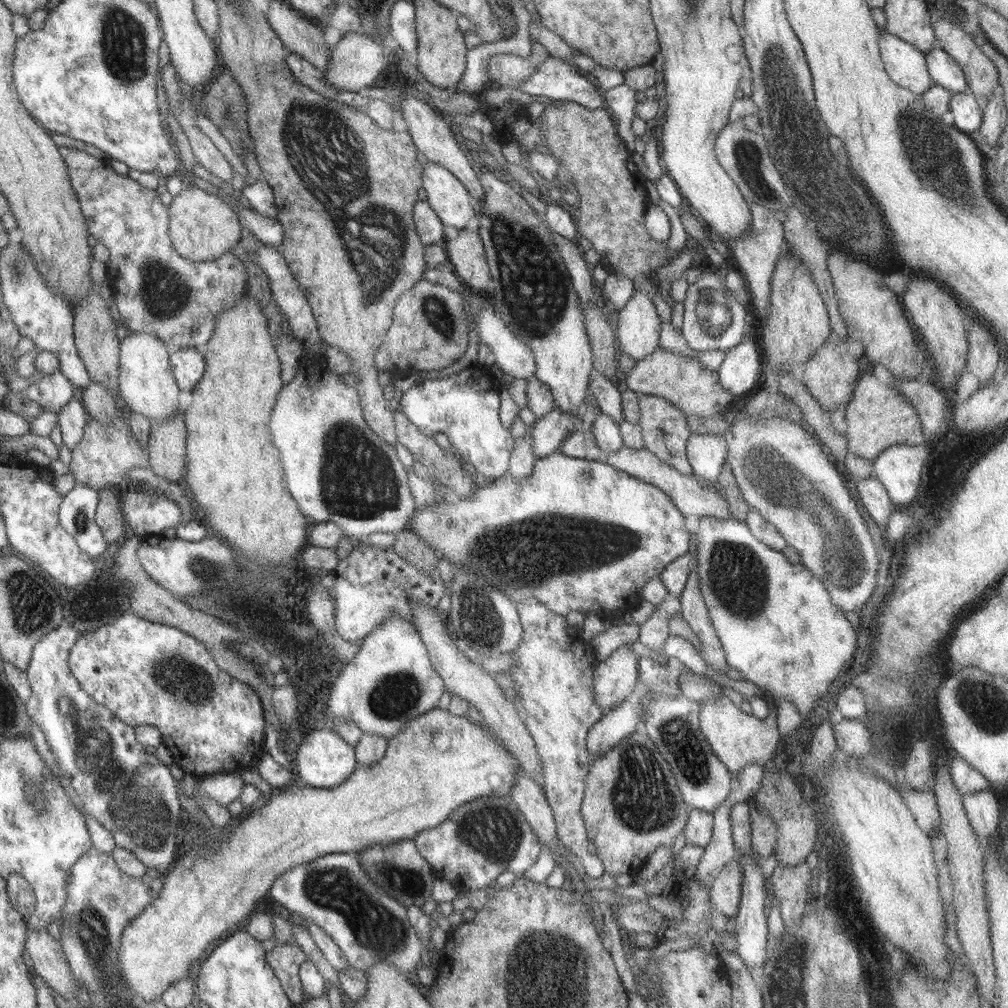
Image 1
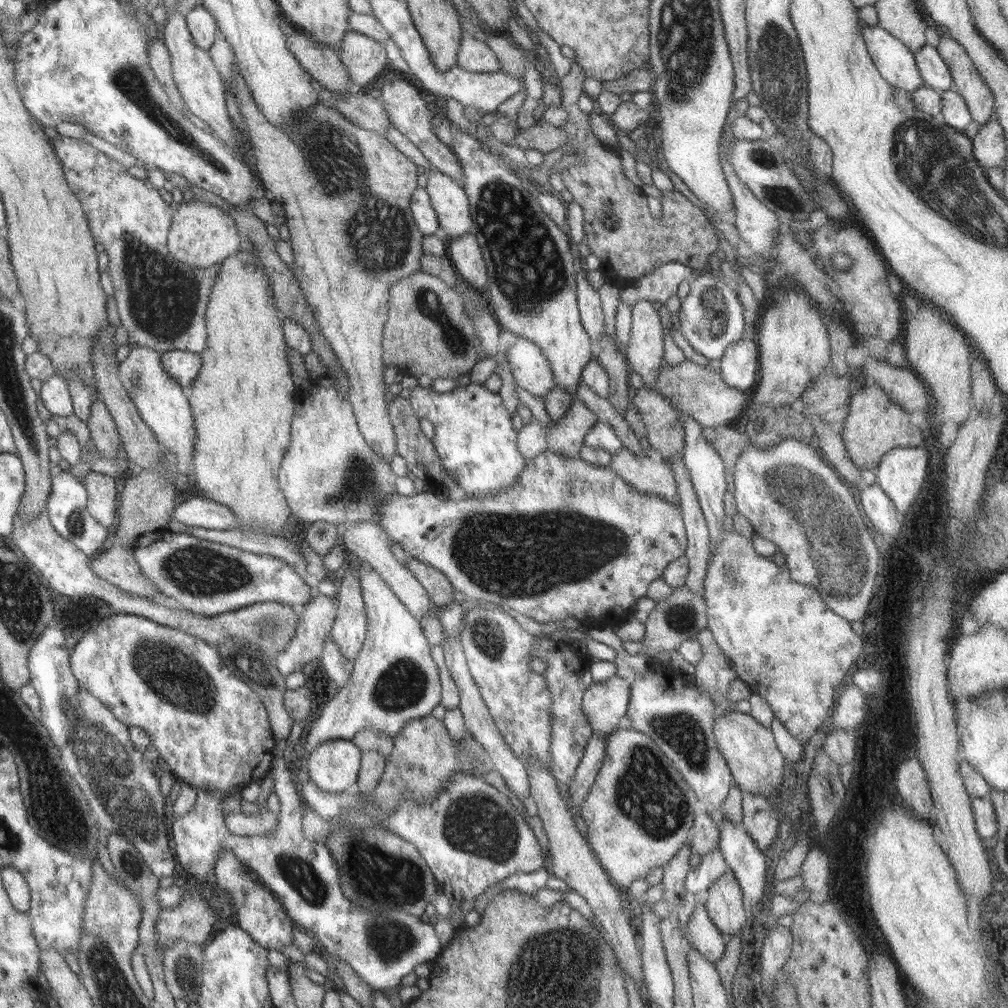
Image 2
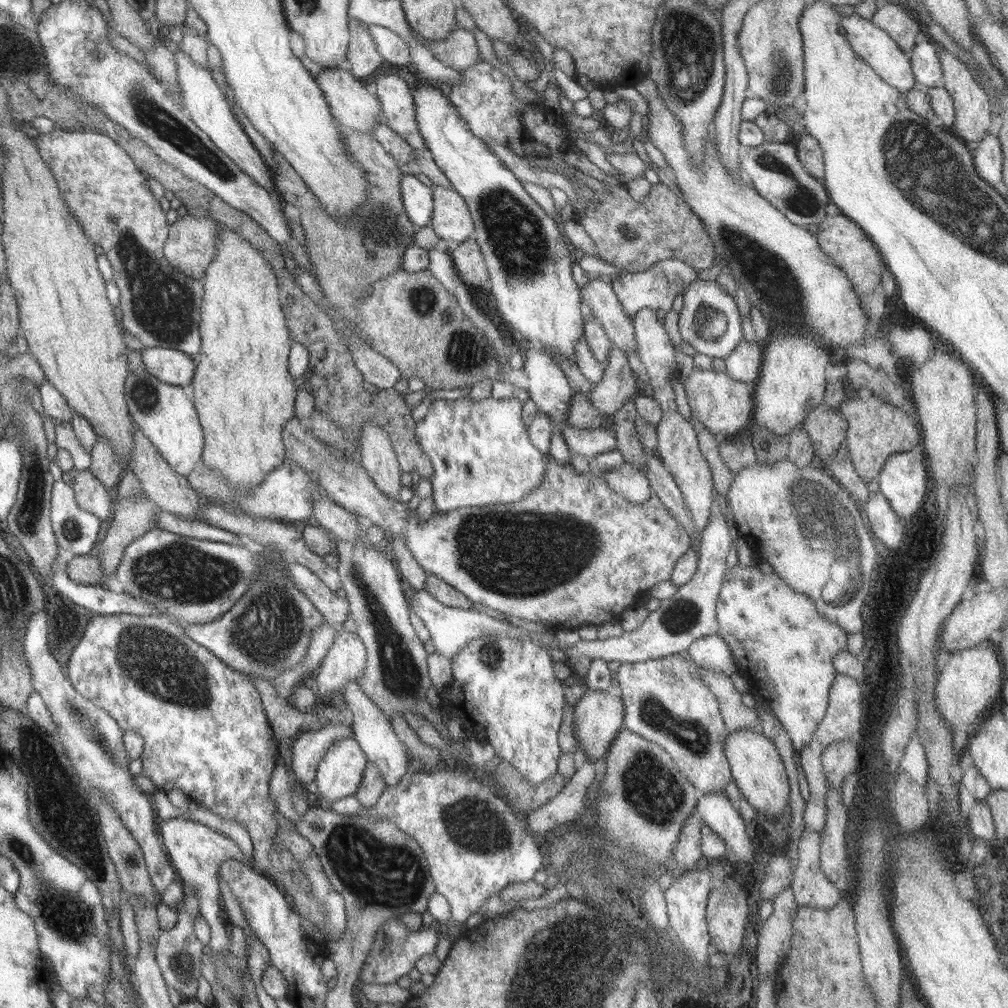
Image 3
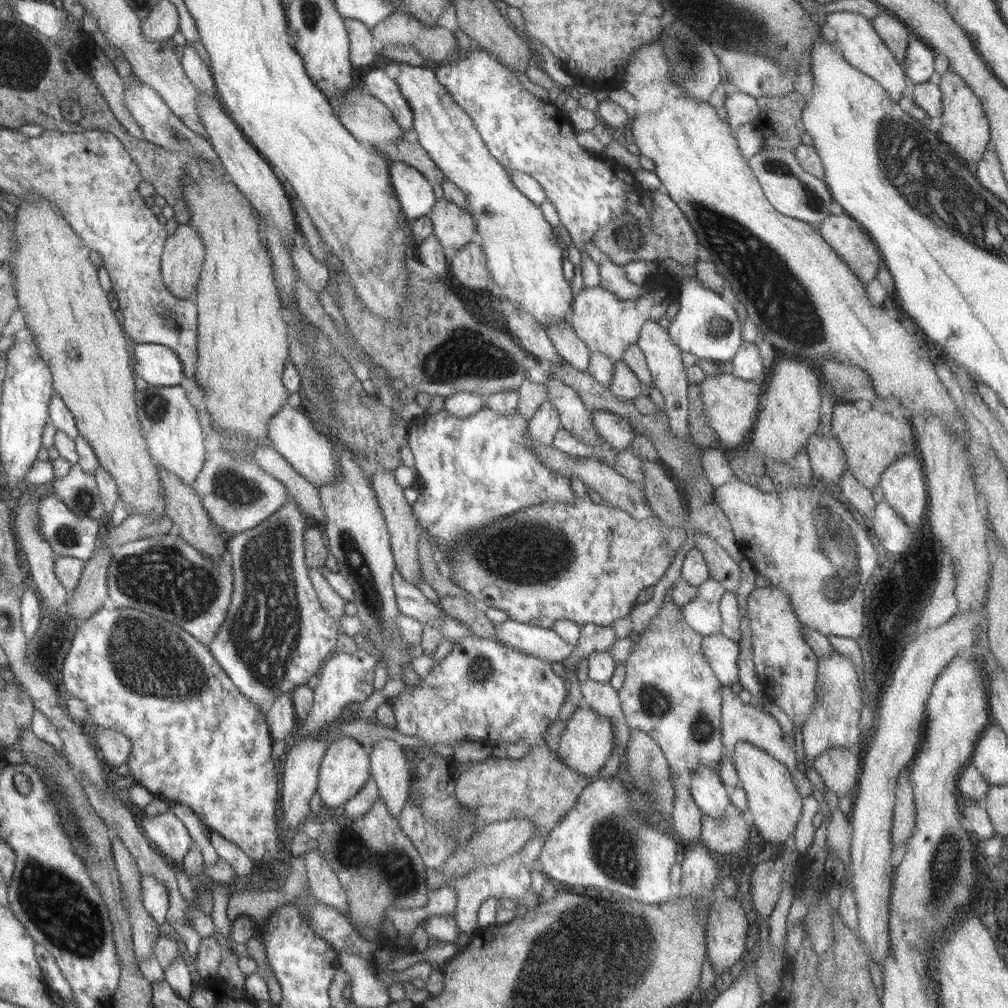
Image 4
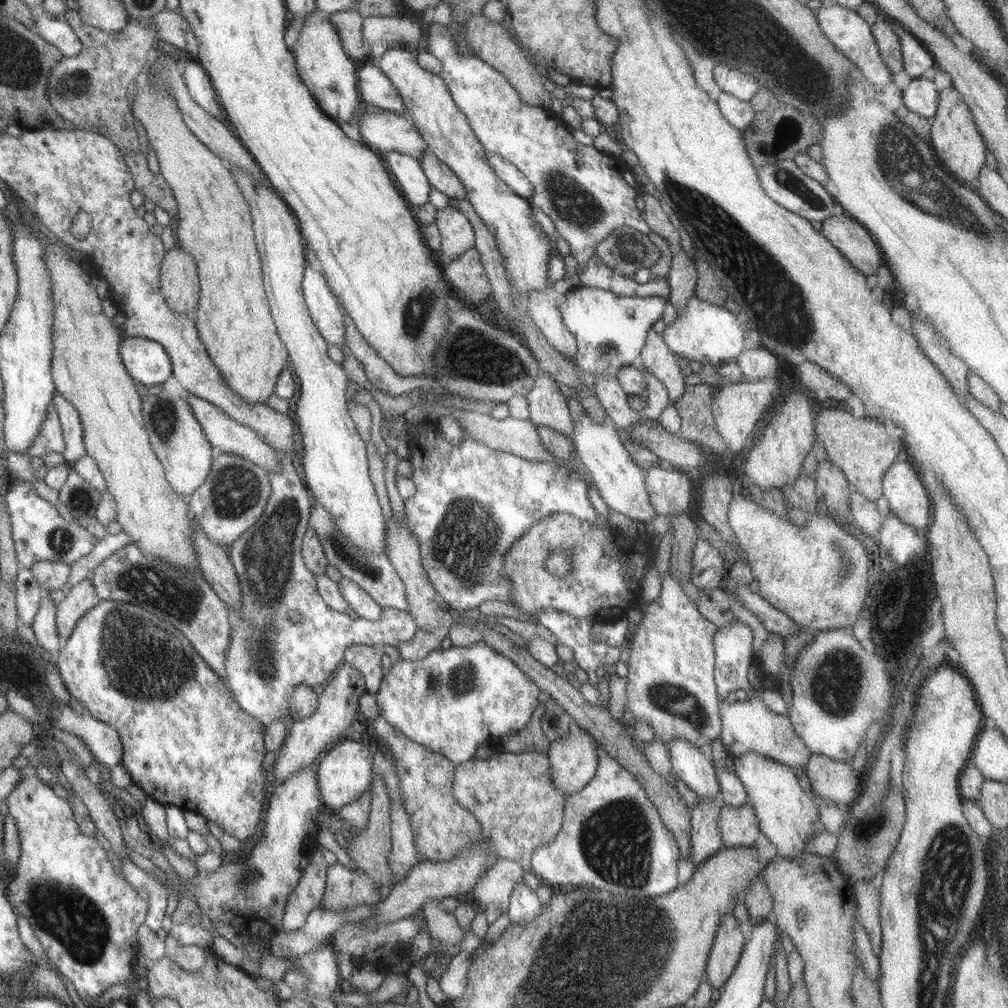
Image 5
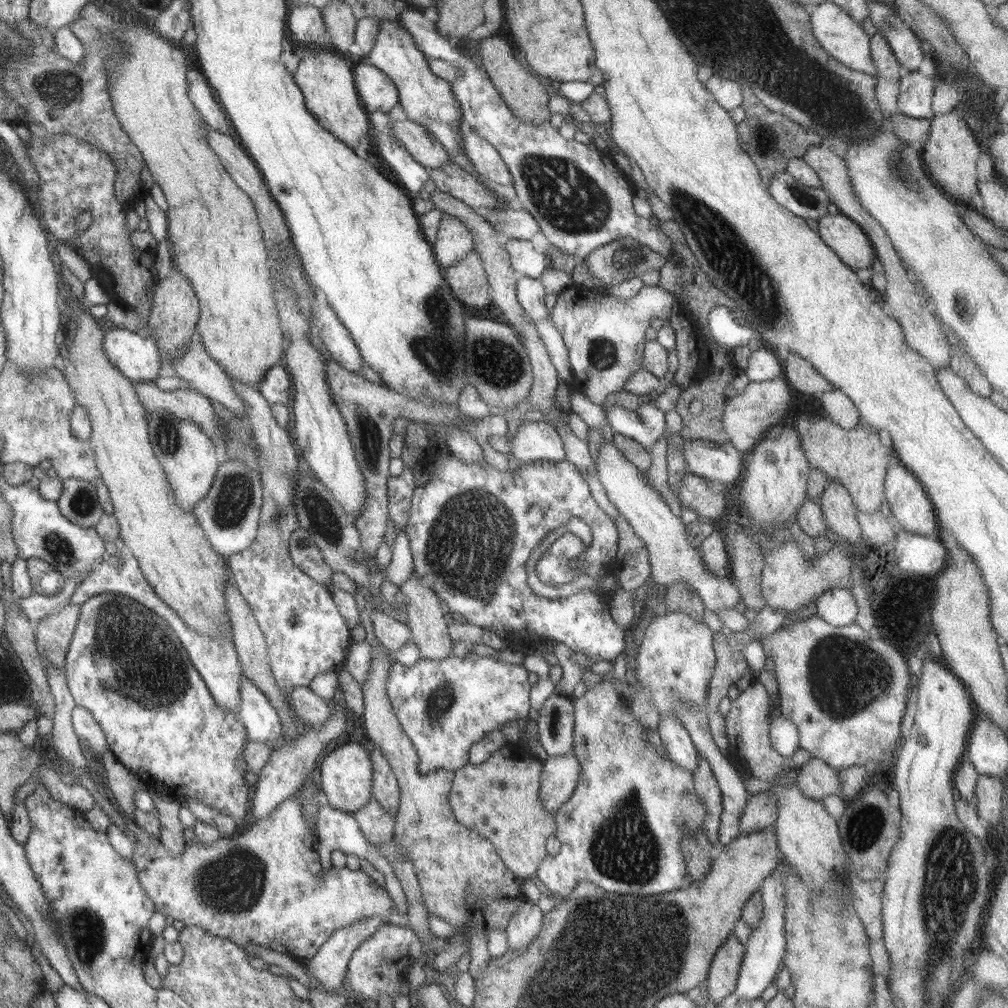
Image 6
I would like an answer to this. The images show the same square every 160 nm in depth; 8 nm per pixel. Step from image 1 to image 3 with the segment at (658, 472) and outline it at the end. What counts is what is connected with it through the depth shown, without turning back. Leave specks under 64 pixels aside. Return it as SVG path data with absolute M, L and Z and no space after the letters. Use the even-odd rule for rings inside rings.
M628 462L616 470L602 471L601 477L616 495L634 504L646 502L652 496L651 485L645 471L635 469Z

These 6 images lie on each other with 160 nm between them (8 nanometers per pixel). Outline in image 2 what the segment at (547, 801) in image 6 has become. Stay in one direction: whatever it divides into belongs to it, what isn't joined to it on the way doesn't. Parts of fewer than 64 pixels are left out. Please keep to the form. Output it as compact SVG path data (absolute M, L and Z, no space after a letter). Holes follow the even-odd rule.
M616 674L606 681L593 683L586 690L583 696L582 709L584 710L584 715L588 717L588 723L590 723L590 729L592 729L594 735L608 736L618 730L620 718L627 714L630 687L631 683L626 682L624 678Z

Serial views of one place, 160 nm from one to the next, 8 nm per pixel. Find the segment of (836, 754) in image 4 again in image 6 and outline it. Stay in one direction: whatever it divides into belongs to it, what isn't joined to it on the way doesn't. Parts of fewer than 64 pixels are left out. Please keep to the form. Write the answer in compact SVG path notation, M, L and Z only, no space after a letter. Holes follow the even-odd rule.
M812 757L808 763L794 771L795 784L805 796L822 802L830 794L841 794L839 771Z

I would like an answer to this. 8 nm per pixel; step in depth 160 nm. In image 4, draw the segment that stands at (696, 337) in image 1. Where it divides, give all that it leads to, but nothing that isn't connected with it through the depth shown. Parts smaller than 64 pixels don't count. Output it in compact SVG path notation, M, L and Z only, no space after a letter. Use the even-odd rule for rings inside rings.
M694 277L685 278L680 284L678 304L680 309L671 321L667 331L670 339L681 352L694 354L696 358L726 362L742 347L742 334L739 315L732 301L727 300L702 284Z

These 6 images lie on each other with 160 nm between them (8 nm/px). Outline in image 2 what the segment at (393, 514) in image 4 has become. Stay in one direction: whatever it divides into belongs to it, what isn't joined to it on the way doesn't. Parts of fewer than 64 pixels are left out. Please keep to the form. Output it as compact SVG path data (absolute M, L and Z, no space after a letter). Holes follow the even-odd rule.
M237 63L236 67L234 67L232 70L233 71L231 74L235 78L236 90L238 90L238 92L236 92L236 101L246 122L251 149L254 150L254 156L256 156L256 168L259 176L259 182L263 188L263 192L269 196L270 200L280 203L286 215L286 226L288 226L290 234L289 244L292 247L294 255L294 263L292 263L291 268L292 272L296 280L298 280L300 283L305 299L308 301L308 304L313 310L320 333L322 336L324 336L324 338L326 338L326 341L328 344L330 344L330 347L335 352L335 355L339 358L340 364L347 372L350 383L348 399L353 405L355 415L358 417L359 431L363 433L363 436L366 437L368 443L370 443L371 447L375 449L375 452L378 452L379 456L386 456L387 460L390 460L391 464L391 458L398 453L398 442L395 440L396 433L394 424L387 408L390 401L384 395L384 390L386 390L388 386L384 379L386 362L383 360L383 332L385 324L389 318L388 307L390 307L390 290L392 286L394 286L394 284L398 283L400 280L408 278L408 276L412 276L412 274L416 274L416 272L420 272L420 255L423 253L422 240L424 236L418 231L418 228L416 228L414 218L412 217L410 211L412 193L418 186L416 180L418 175L420 175L418 174L418 165L414 164L405 154L402 154L402 152L400 152L383 134L376 134L375 132L370 132L369 130L364 130L363 128L356 126L342 113L338 112L338 110L328 105L324 105L323 103L313 104L311 108L307 108L307 110L299 112L299 114L297 114L293 120L289 120L285 128L275 126L270 120L267 119L266 116L263 115L262 108L259 108L258 101L256 101L254 96L252 96L250 85L248 85L247 81L243 79L242 72L239 72L239 68L237 68ZM366 202L372 202L372 204L384 204L384 206L386 206L386 212L388 212L388 222L396 224L396 226L390 226L390 228L406 228L406 242L410 244L410 248L408 248L408 250L406 250L406 254L402 256L402 264L396 264L396 266L392 266L392 268L386 268L384 272L378 272L378 274L376 274L376 272L368 272L368 268L366 268L366 266L362 266L362 268L360 268L360 266L358 266L358 268L352 268L352 258L354 258L356 254L342 254L342 244L344 244L344 240L346 240L346 242L350 242L350 246L354 246L354 244L352 244L352 238L350 238L350 234L348 234L348 226L350 226L350 222L354 220L356 212L358 212L358 210L360 210L360 208L362 208Z

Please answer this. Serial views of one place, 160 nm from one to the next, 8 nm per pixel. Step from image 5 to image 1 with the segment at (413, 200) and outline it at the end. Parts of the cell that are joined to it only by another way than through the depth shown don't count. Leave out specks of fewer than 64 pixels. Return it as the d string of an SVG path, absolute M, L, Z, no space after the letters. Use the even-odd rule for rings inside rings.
M418 200L413 208L413 222L420 242L425 246L434 244L443 247L446 237L442 222L429 206L428 201Z

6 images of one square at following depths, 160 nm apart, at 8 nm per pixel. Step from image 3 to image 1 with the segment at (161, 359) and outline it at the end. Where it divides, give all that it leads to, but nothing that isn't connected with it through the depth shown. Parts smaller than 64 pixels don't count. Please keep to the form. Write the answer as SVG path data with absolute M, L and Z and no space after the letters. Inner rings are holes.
M176 350L171 356L171 367L179 387L185 391L192 391L206 372L206 358L201 350Z

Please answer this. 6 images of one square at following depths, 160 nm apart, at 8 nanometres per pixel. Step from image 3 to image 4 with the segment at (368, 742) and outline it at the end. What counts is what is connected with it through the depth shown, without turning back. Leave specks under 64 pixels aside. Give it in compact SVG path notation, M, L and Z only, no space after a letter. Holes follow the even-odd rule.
M385 738L370 745L372 779L376 781L380 800L398 818L409 798L412 772L404 753L404 746Z

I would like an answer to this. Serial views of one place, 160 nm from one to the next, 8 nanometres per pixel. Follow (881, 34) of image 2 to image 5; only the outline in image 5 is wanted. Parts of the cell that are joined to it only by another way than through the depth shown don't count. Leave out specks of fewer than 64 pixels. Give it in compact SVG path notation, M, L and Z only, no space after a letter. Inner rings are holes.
M838 4L822 5L817 9L818 10L814 12L825 37L832 42L846 58L849 58L857 66L859 76L868 79L879 89L889 85L893 81L893 75L882 60L874 35L871 33L871 26L855 11L850 11Z

